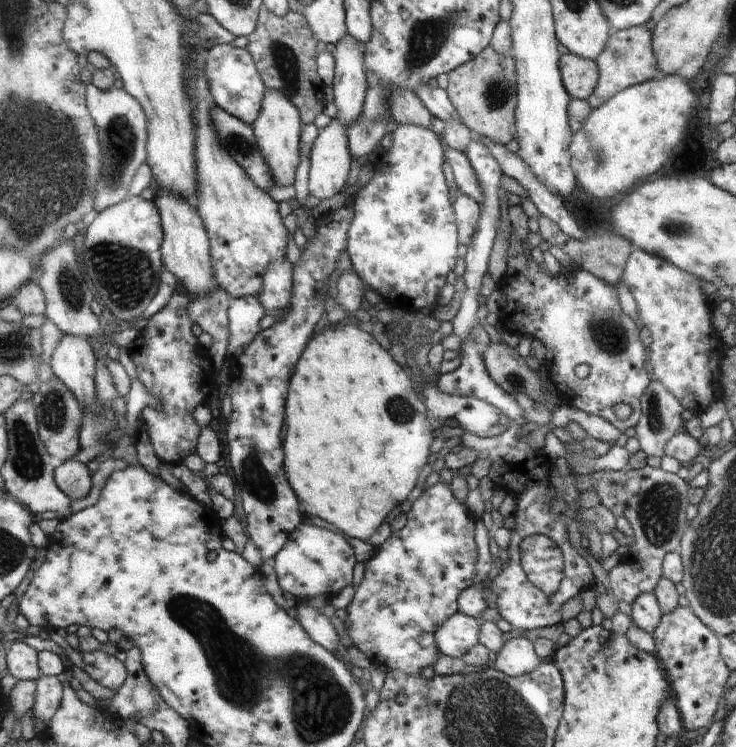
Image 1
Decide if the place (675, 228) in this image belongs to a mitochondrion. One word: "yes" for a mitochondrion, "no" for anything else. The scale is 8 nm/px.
yes

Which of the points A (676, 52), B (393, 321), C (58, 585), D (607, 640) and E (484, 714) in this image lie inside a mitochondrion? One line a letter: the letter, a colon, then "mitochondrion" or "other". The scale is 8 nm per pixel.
A: other
B: other
C: other
D: other
E: mitochondrion

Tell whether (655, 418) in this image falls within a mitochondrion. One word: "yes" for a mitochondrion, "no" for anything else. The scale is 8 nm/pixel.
yes

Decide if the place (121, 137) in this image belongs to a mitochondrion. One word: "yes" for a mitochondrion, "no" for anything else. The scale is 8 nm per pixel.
yes

